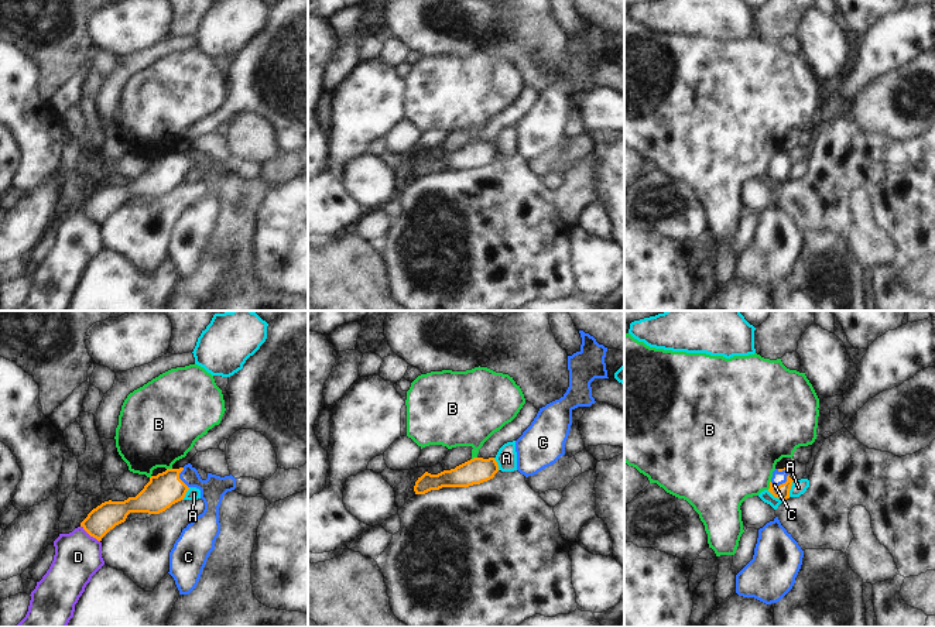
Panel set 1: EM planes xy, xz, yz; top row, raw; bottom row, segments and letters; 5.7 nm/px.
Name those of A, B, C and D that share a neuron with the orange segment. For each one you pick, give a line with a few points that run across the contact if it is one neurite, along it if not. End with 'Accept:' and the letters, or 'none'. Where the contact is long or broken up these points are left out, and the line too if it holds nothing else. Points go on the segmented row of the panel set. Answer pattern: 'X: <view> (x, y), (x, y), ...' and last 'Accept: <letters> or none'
C: yz (781, 492), (783, 483), (778, 478)
Accept: C

